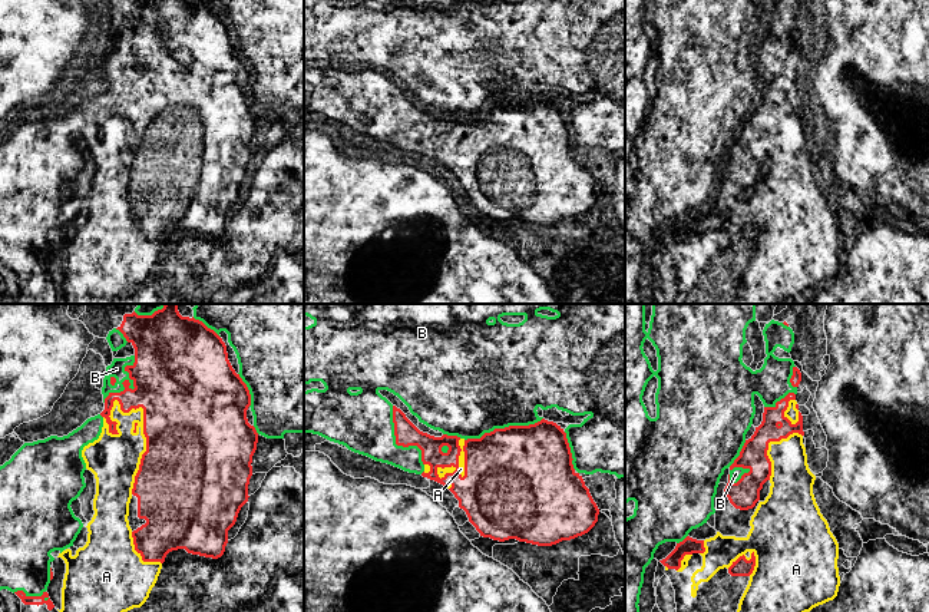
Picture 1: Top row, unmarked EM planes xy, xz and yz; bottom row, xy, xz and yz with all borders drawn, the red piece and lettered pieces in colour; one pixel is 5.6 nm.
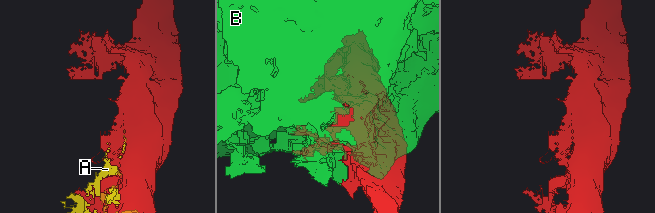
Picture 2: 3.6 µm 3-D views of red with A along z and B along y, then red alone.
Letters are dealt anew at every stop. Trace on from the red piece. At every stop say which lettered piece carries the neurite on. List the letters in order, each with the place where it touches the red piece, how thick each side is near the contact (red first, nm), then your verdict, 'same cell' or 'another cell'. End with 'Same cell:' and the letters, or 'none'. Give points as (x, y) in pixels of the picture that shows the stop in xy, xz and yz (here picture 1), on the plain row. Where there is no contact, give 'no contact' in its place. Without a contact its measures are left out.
A: meets red in xy at (145, 115); 500 nm thick on the red side, 280 nm on the other; same cell
B: meets red in xy at (124, 60); 400 nm thick on the red side, 90 nm on the other; another cell
Same cell: A

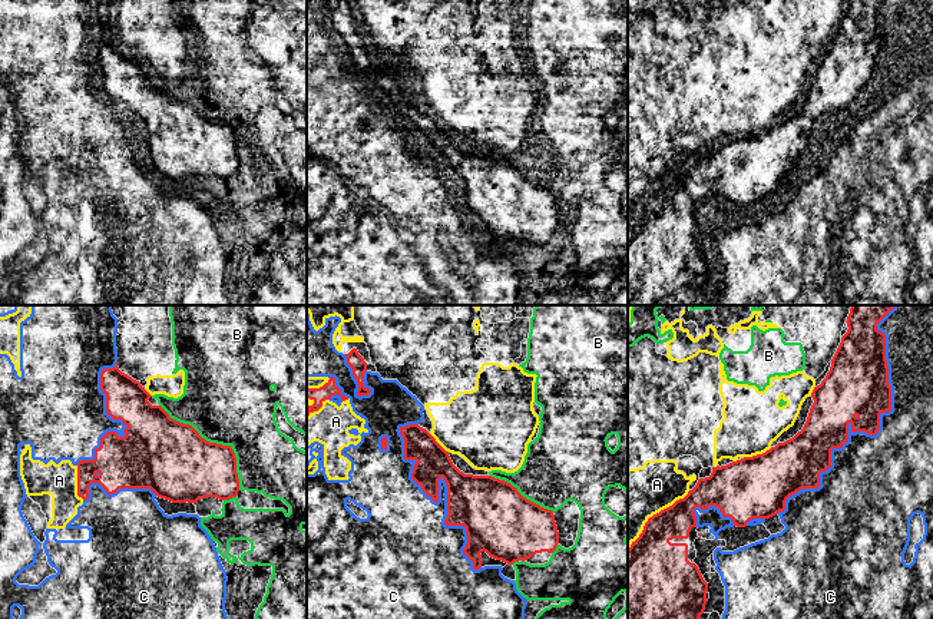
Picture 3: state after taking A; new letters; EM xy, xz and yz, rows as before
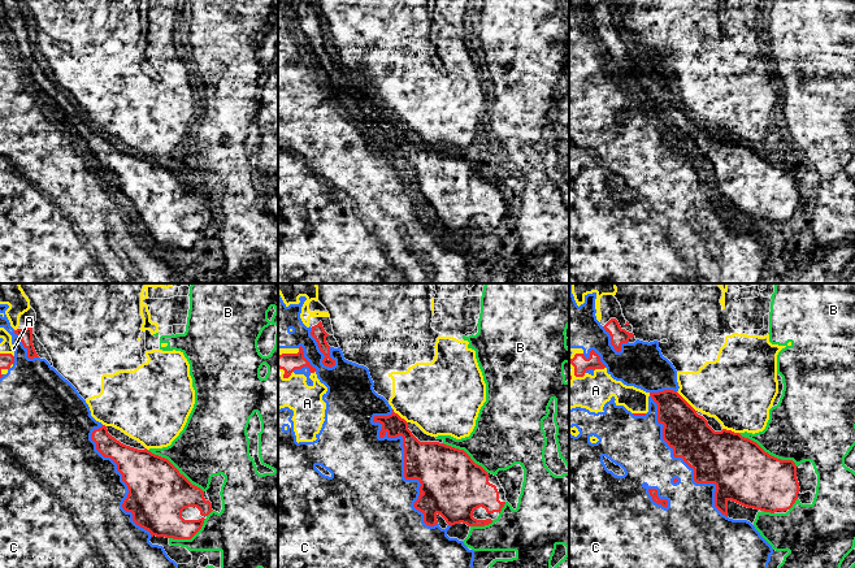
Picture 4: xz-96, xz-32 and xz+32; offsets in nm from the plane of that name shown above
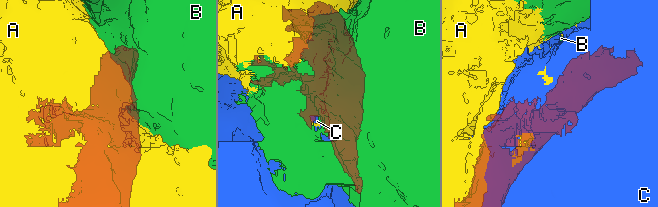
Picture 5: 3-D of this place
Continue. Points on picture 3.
A: meets red in yz at (654, 194); 280 nm thick on the red side, 320 nm on the other; another cell
B: meets red in xy at (215, 122); 400 nm thick on the red side, 500 nm on the other; another cell
C: meets red in yz at (863, 109); 340 nm thick on the red side, 440 nm on the other; another cell
Same cell: none

